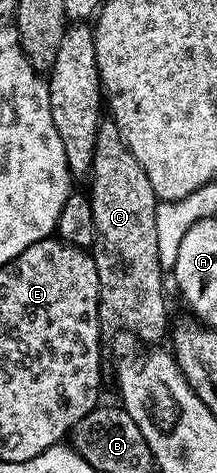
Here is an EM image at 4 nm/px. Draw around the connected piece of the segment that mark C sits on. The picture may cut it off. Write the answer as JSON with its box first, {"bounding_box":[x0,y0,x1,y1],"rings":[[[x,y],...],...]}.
{"bounding_box":[87,120,166,342],"rings":[[[102,120],[97,128],[93,156],[93,190],[87,196],[95,215],[95,239],[91,252],[95,271],[99,271],[101,323],[106,330],[124,331],[138,342],[166,340],[165,281],[159,259],[157,211],[159,202],[147,179],[147,171],[139,167],[139,159],[131,155],[117,124]]]}

